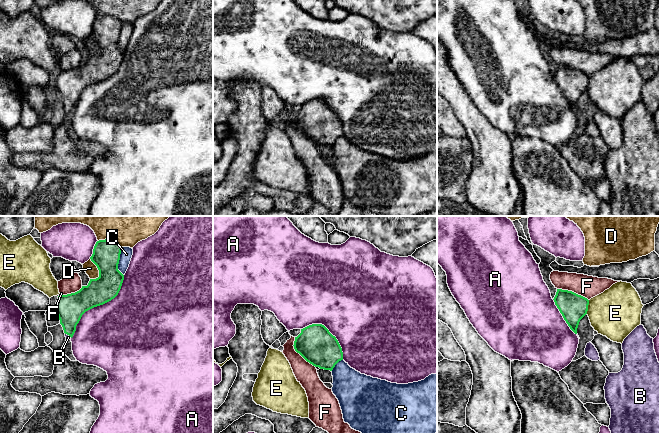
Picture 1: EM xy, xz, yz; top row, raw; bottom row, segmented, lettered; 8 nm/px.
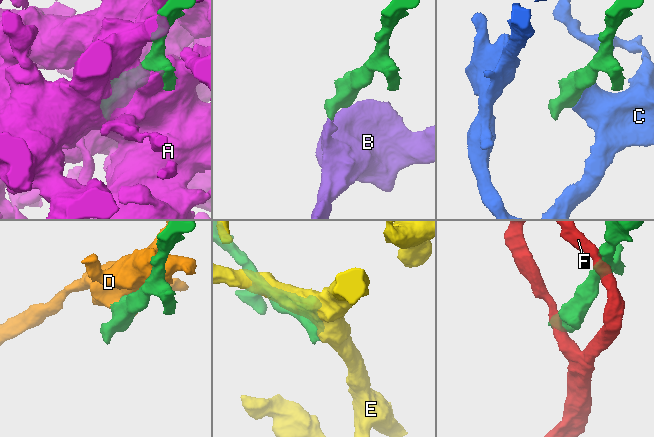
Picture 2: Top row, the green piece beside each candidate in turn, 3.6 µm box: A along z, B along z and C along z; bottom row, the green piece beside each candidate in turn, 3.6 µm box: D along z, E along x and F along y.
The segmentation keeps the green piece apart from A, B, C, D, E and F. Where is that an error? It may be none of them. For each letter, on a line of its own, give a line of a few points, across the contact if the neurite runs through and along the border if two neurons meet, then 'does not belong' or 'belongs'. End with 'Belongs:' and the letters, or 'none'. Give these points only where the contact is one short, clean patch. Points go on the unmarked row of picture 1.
A: does not belong
B: line xy (69, 84), (68, 110), (68, 113); belongs
C: does not belong
D: does not belong
E: does not belong
F: line xz (294, 113), (293, 124), (315, 143); does not belong
Belongs: B

